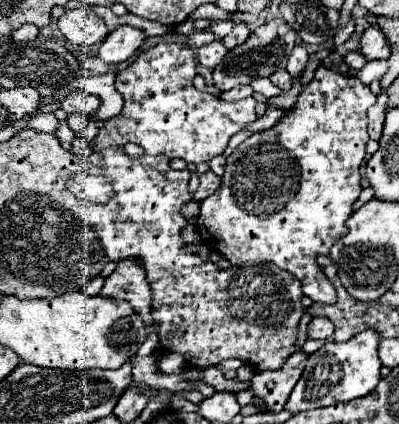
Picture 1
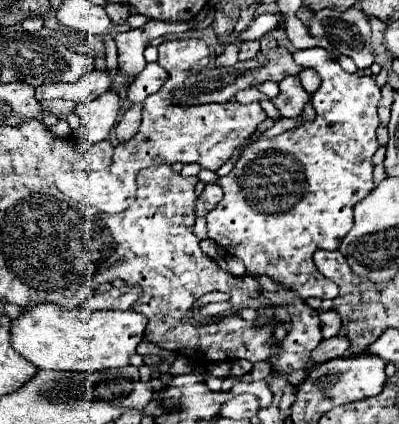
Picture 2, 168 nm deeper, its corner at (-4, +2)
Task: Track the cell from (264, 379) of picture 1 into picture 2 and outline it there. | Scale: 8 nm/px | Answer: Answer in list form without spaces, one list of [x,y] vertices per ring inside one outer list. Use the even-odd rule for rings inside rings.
[[[334,336],[330,340],[322,340],[320,348],[312,354],[312,362],[320,364],[320,362],[328,362],[332,358],[346,356],[348,348],[350,348],[350,342],[346,336]]]

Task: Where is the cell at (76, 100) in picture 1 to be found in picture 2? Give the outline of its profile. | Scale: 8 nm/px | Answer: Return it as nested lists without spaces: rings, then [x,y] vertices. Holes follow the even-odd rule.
[[[50,100],[50,102],[44,102],[42,104],[50,114],[54,114],[54,116],[66,116],[66,114],[70,114],[72,110],[74,110],[74,106],[76,104],[72,104],[72,102],[68,102],[68,100]]]

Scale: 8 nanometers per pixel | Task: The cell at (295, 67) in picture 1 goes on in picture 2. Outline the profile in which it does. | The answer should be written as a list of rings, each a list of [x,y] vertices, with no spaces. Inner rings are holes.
[[[312,68],[302,70],[302,72],[300,72],[300,80],[302,80],[304,88],[306,88],[310,94],[314,94],[314,92],[320,88],[320,76],[318,76],[318,72],[312,70]]]

